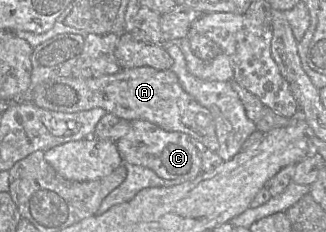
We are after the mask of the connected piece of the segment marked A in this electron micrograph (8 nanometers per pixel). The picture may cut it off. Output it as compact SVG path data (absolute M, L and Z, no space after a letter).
M136 67L93 78L58 77L37 85L31 101L40 108L63 113L102 108L120 120L146 120L165 131L188 134L210 151L219 149L211 113L182 88L171 69Z

